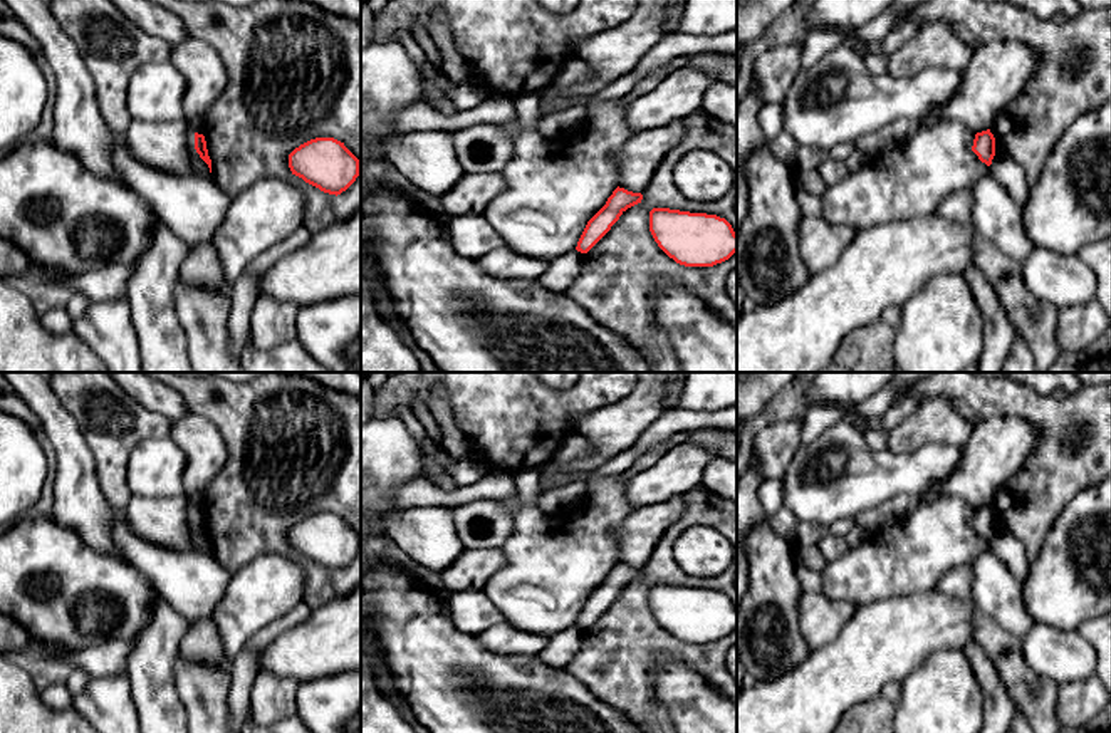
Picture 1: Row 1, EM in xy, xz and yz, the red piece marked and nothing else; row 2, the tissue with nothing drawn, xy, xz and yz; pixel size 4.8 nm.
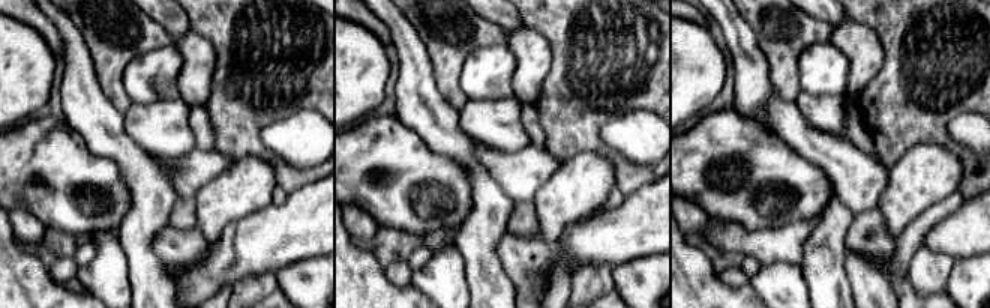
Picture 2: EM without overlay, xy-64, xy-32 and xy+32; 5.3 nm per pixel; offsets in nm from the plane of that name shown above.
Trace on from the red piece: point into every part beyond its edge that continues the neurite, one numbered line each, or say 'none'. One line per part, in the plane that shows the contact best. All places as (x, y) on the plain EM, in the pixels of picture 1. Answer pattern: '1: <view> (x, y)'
none

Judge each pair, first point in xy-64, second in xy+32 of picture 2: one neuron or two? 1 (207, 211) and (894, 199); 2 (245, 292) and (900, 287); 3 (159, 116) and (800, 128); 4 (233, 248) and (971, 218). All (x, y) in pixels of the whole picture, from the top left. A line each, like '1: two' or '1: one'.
1: one
2: two
3: two
4: one

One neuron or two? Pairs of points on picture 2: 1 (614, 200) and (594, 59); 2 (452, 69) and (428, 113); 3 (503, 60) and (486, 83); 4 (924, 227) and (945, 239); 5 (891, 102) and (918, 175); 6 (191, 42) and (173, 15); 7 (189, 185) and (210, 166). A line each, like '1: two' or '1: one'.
1: two
2: two
3: one
4: two
5: two
6: one
7: one

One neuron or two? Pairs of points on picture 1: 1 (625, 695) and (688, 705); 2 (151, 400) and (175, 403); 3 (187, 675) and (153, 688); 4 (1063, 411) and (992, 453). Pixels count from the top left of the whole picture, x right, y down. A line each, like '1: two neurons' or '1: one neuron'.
1: two neurons
2: one neuron
3: two neurons
4: two neurons

